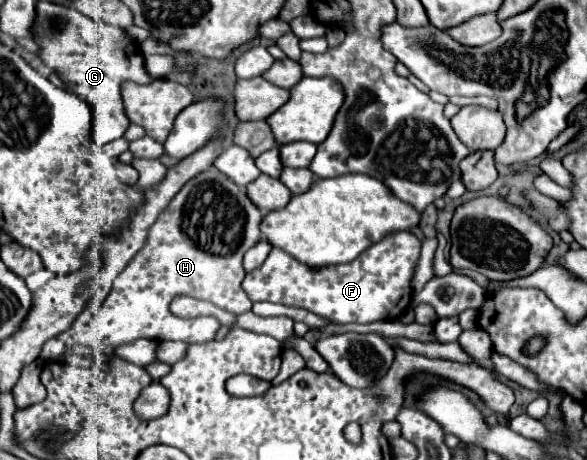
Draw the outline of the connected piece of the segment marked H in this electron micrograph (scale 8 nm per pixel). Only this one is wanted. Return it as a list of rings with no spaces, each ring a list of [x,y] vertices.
[[[210,168],[198,176],[194,176],[184,188],[172,198],[170,206],[158,216],[158,220],[148,230],[148,240],[144,248],[128,262],[128,266],[114,278],[112,290],[102,302],[100,310],[94,314],[94,328],[86,338],[80,338],[76,344],[84,344],[94,348],[104,356],[112,356],[112,352],[128,342],[138,338],[148,338],[154,342],[180,340],[184,318],[174,316],[168,306],[170,300],[178,294],[188,294],[200,300],[208,300],[218,308],[224,308],[232,314],[242,314],[252,308],[248,296],[242,290],[242,280],[246,276],[242,268],[242,256],[260,240],[258,224],[262,220],[260,210],[250,202],[246,190],[228,180],[220,170]]]

